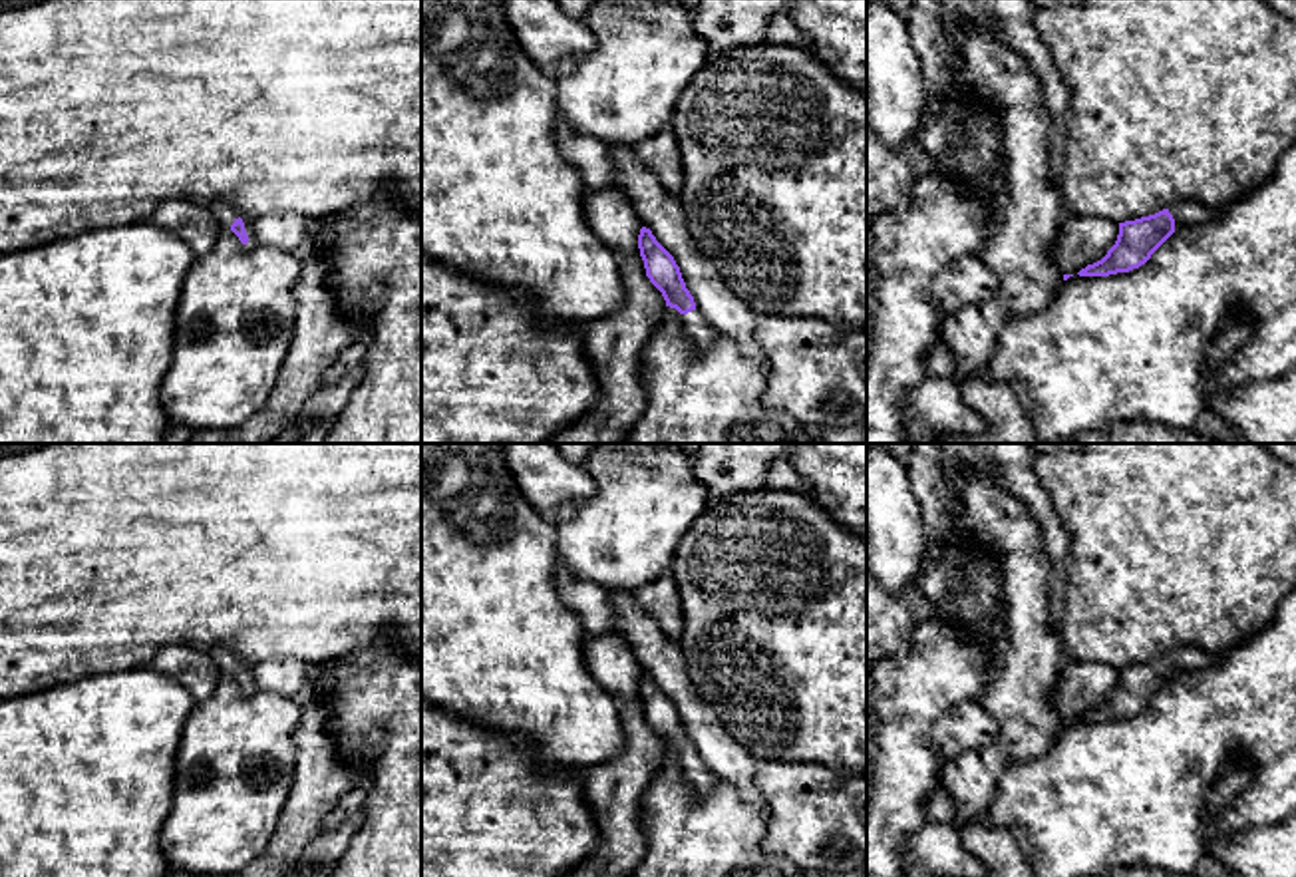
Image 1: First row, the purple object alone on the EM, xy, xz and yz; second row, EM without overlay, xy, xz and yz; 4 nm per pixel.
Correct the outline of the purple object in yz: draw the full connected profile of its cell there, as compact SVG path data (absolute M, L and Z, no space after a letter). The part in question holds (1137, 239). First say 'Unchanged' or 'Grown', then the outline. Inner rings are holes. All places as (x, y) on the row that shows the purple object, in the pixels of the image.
Grown. M1179 201L1155 215L1119 223L1117 241L1107 255L1077 274L1109 276L1139 268L1177 229L1203 225L1220 213L1199 201Z

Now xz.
Grown. M646 227L640 229L638 249L644 261L646 276L662 292L666 306L676 308L682 314L682 326L692 346L698 350L710 350L718 334L696 310L694 296L686 288L674 257Z

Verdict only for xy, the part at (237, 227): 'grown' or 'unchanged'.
grown

